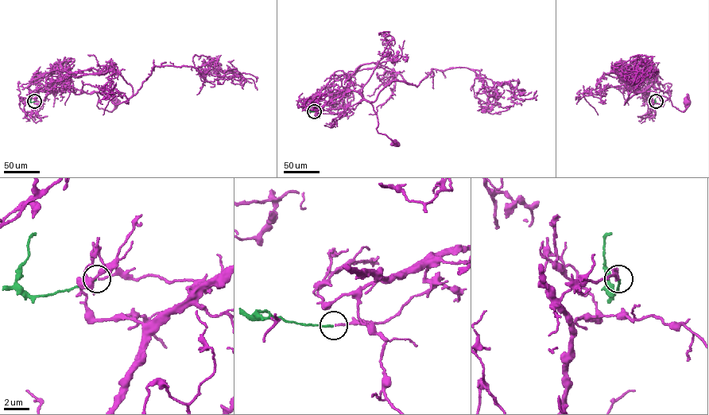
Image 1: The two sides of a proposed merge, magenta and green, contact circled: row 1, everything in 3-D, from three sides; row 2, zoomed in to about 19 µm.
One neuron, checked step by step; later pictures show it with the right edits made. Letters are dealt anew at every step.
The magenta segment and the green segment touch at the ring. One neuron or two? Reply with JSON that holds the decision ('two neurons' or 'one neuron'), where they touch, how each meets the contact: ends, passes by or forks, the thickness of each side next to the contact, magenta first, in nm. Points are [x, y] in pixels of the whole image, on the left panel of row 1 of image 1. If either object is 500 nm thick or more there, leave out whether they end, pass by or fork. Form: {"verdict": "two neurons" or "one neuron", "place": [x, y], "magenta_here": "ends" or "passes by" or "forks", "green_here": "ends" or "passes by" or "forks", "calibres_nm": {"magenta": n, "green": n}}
{"verdict": "one neuron", "place": [34, 101], "magenta_here": "ends", "green_here": "ends", "calibres_nm": {"magenta": 170, "green": 150}}

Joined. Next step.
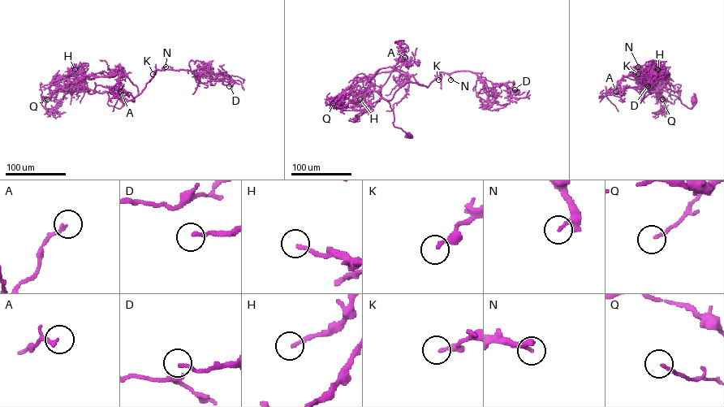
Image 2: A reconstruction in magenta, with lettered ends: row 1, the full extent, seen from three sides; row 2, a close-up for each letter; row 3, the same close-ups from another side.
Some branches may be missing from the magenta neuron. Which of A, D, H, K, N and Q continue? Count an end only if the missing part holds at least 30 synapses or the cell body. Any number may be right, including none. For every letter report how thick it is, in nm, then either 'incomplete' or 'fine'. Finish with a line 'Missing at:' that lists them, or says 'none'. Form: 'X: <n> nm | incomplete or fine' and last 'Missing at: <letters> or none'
A: 140 nm | fine
D: 170 nm | fine
H: 180 nm | incomplete
K: 200 nm | incomplete
N: 200 nm | incomplete
Q: 160 nm | fine
Missing at: H, K, N

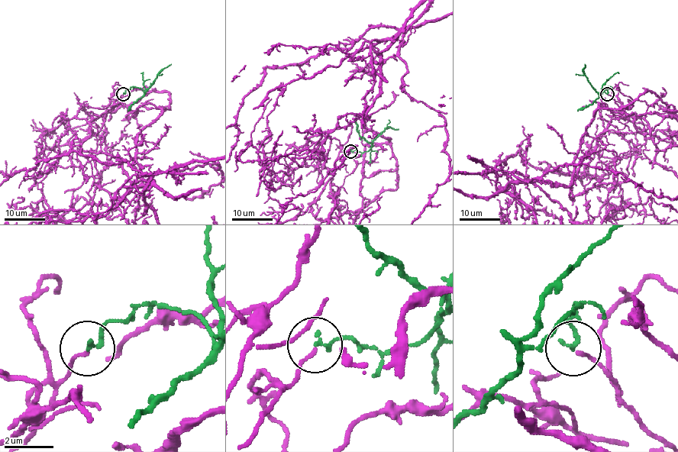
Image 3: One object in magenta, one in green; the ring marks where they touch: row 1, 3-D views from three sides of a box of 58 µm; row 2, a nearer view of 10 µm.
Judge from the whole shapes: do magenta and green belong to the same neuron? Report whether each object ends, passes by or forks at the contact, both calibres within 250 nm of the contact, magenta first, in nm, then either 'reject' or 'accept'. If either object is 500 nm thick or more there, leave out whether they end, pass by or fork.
magenta ends there; green ends there; 130 nm thick on the magenta side, 180 nm on the other; reject

